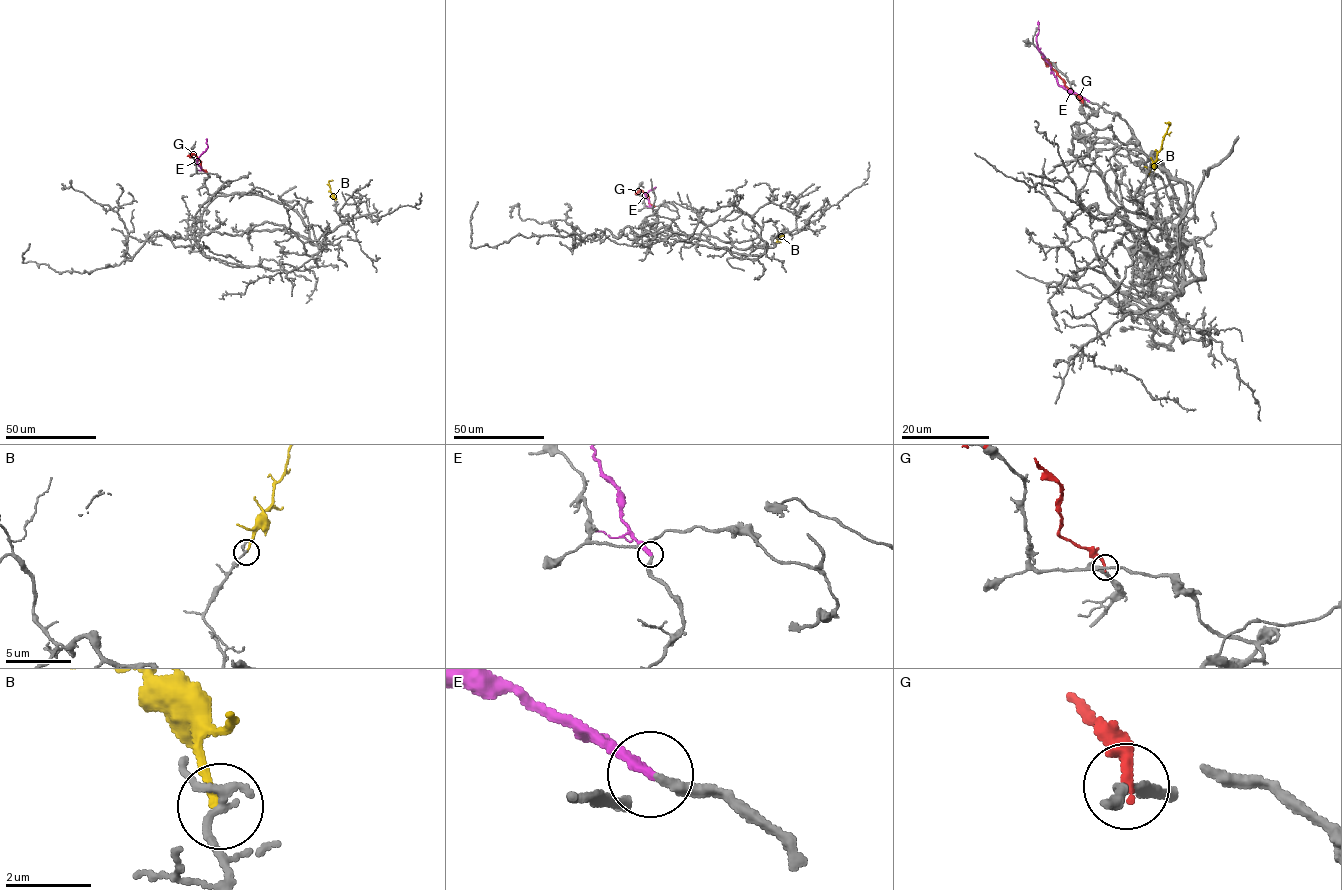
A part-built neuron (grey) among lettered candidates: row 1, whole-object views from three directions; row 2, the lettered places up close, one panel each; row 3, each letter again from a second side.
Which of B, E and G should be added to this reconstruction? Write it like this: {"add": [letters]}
{"add": ["E"]}

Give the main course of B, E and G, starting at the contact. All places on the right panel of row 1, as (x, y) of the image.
B: (1147, 176), (1170, 123)
E: (1090, 102), (1058, 83), (1039, 50), (1038, 20)
G: (1082, 104), (1042, 57), (1052, 63)

